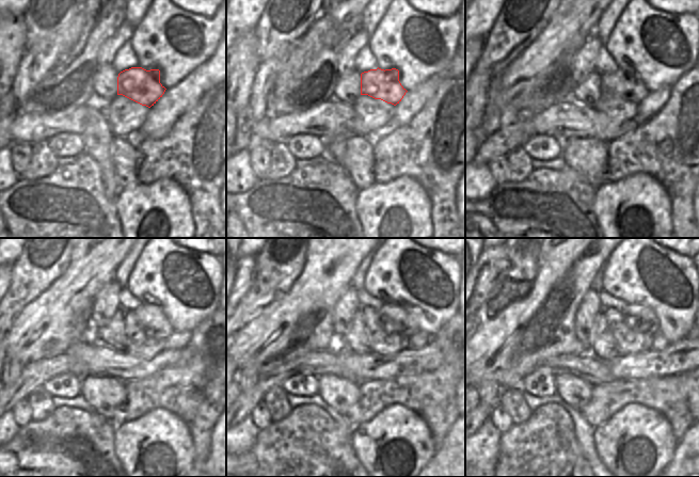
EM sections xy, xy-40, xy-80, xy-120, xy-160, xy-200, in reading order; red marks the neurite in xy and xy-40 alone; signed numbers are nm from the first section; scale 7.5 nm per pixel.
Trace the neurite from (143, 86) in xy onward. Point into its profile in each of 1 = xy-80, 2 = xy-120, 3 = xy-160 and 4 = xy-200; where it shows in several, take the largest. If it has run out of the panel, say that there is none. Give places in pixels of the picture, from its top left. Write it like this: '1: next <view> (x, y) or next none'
1: next xy-80 (624, 82)
2: next xy-120 (151, 318)
3: next xy-160 (395, 319)
4: next xy-200 (640, 318)

